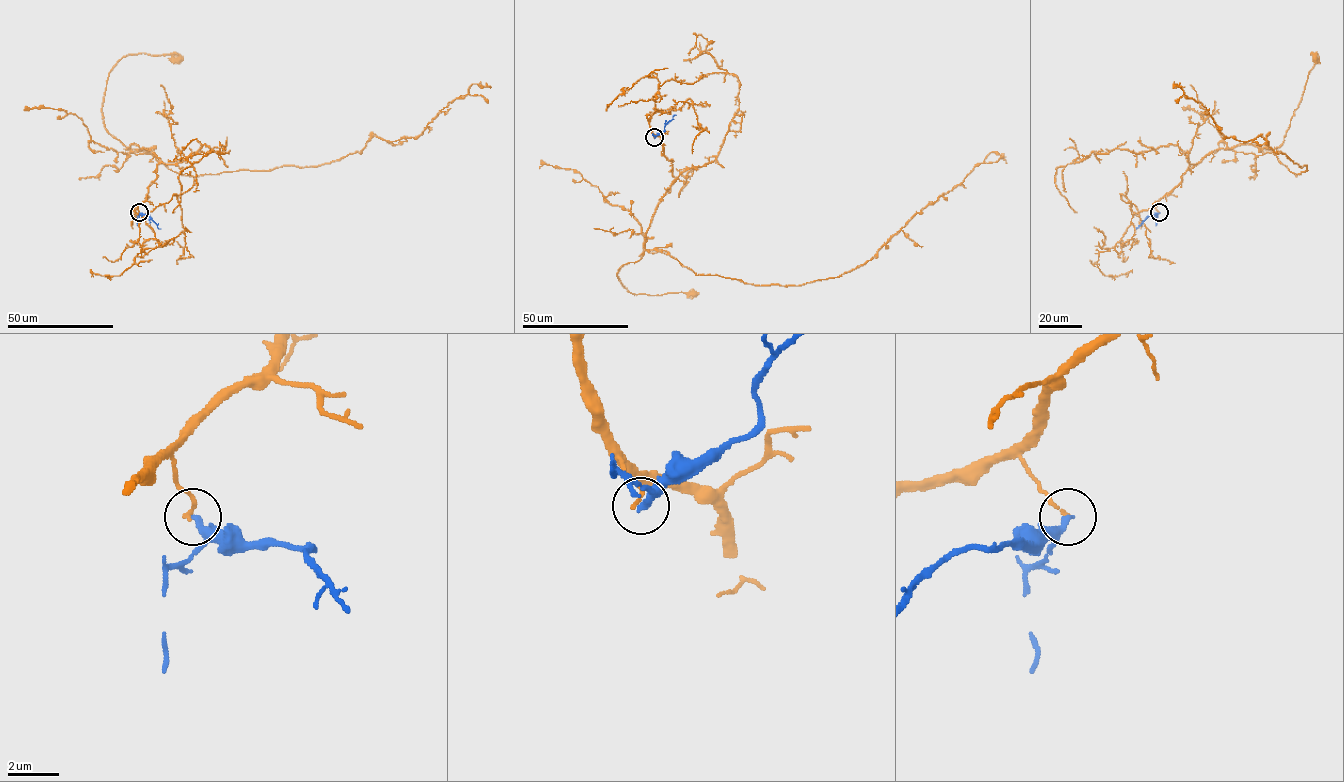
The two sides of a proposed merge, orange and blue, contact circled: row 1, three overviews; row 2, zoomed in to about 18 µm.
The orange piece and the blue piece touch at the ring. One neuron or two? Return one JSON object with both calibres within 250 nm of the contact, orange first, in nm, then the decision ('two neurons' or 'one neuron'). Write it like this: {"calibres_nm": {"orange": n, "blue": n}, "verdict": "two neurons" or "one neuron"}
{"calibres_nm": {"orange": 130, "blue": 280}, "verdict": "two neurons"}

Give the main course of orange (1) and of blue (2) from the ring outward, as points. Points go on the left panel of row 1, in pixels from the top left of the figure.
1: (139, 212), (160, 160), (136, 144), (129, 149), (105, 127), (106, 84), (114, 65), (129, 54), (177, 56)
2: (139, 212), (149, 215), (160, 228)

